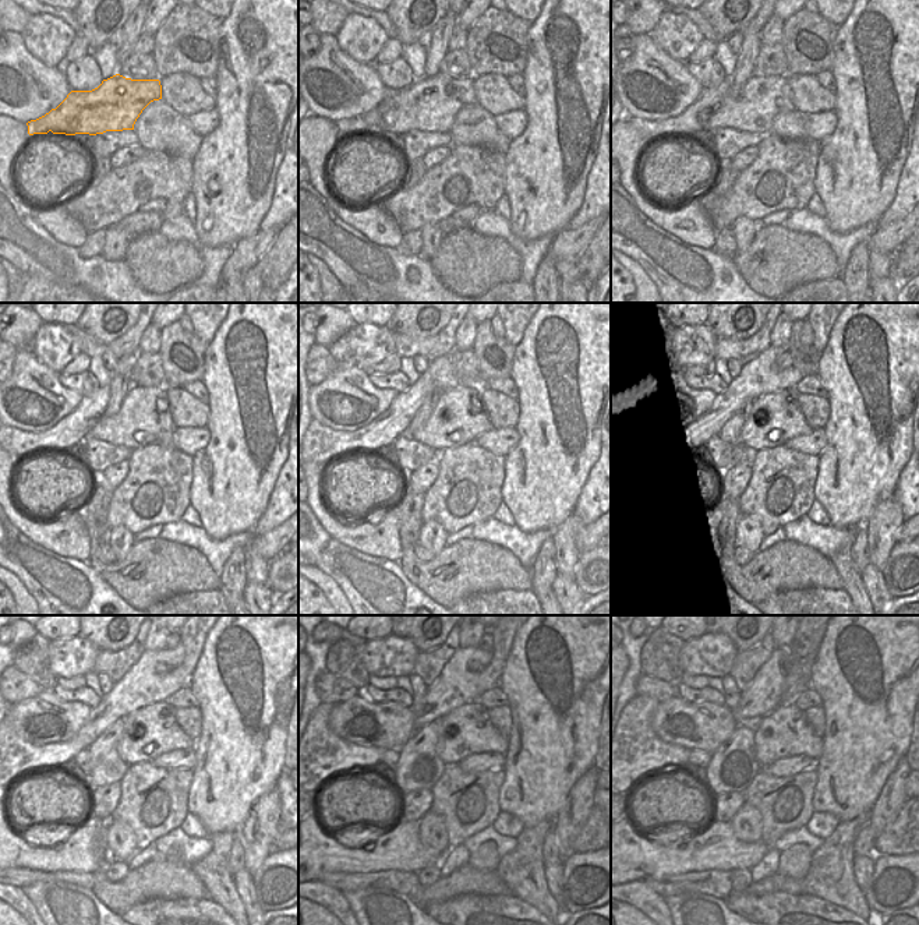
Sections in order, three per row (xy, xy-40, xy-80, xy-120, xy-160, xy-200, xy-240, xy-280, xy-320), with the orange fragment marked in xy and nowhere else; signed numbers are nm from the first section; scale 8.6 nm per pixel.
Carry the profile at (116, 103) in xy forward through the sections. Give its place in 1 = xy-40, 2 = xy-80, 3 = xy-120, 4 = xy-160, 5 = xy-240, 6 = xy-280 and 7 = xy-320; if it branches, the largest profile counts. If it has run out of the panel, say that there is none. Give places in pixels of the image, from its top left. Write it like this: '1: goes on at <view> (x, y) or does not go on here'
1: goes on at xy-40 (431, 103)
2: goes on at xy-80 (752, 109)
3: goes on at xy-120 (144, 413)
4: goes on at xy-160 (459, 417)
5: goes on at xy-240 (151, 731)
6: goes on at xy-280 (465, 731)
7: goes on at xy-320 (784, 731)

